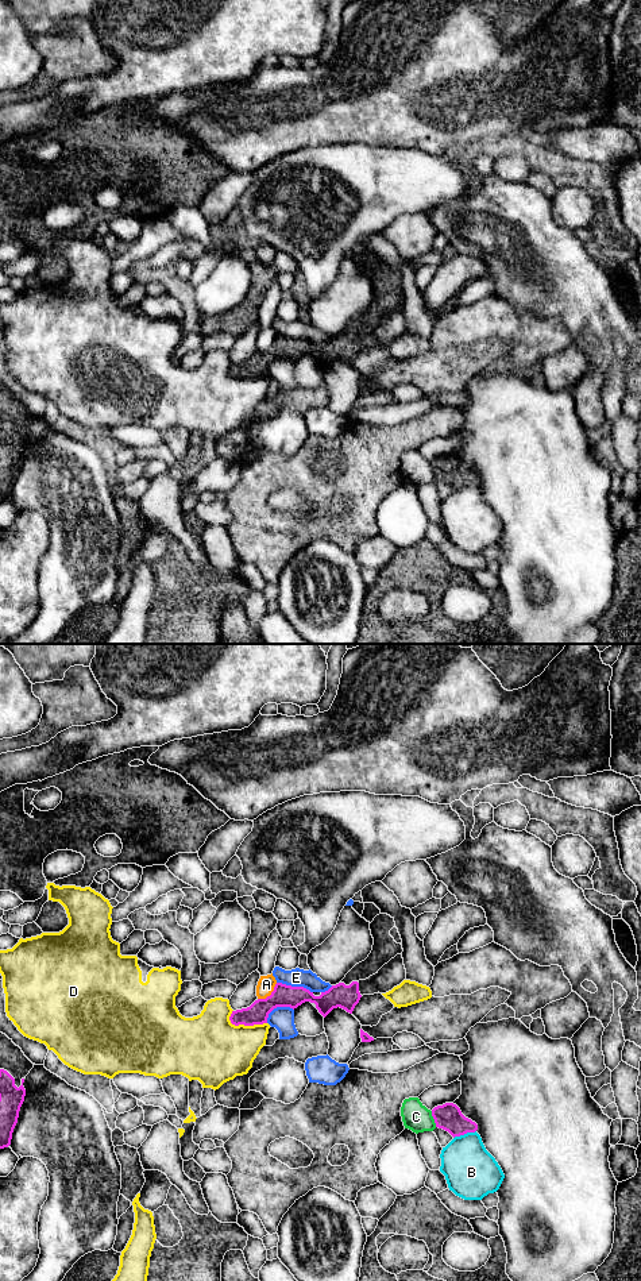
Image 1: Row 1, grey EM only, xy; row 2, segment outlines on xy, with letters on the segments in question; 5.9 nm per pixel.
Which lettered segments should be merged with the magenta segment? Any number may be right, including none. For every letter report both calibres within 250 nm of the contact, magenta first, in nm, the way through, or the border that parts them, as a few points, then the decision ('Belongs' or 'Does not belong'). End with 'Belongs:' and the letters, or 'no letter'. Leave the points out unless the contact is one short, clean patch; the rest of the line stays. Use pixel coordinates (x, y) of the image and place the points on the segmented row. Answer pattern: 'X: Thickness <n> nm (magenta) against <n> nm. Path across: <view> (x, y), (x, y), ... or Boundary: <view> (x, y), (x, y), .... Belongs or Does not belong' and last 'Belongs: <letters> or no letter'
A: Thickness 130 nm (magenta) against 100 nm. Boundary: xy (277, 983), (269, 995), (258, 999). Does not belong
B: Thickness 160 nm (magenta) against 320 nm. Does not belong
C: Thickness 160 nm (magenta) against 160 nm. Does not belong
D: Thickness 130 nm (magenta) against 400 nm. Does not belong
E: Thickness 130 nm (magenta) against 110 nm. Does not belong
Belongs: no letter

